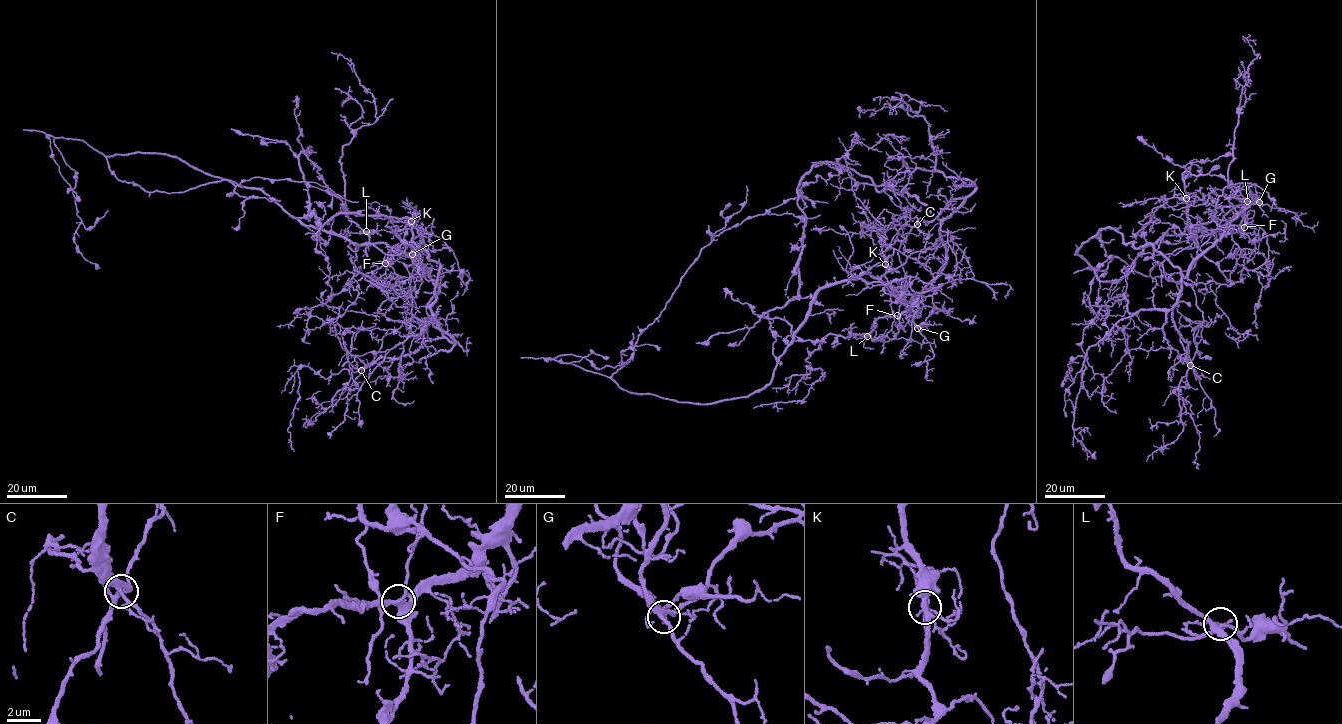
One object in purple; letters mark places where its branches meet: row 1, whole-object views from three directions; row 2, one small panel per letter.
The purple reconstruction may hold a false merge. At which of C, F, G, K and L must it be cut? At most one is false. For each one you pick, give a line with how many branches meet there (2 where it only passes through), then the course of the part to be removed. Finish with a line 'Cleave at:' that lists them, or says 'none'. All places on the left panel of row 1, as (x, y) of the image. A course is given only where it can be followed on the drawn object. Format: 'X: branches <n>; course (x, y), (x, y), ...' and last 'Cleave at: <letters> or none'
F: branches 4; course (386, 263), (394, 247), (307, 226), (258, 189), (176, 157), (107, 159), (149, 192), (285, 179), (361, 215)
Cleave at: F

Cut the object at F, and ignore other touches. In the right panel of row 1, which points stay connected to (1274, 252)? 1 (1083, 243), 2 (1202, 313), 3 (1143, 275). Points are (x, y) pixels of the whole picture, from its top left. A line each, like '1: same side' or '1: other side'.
1: same side
2: other side
3: other side

